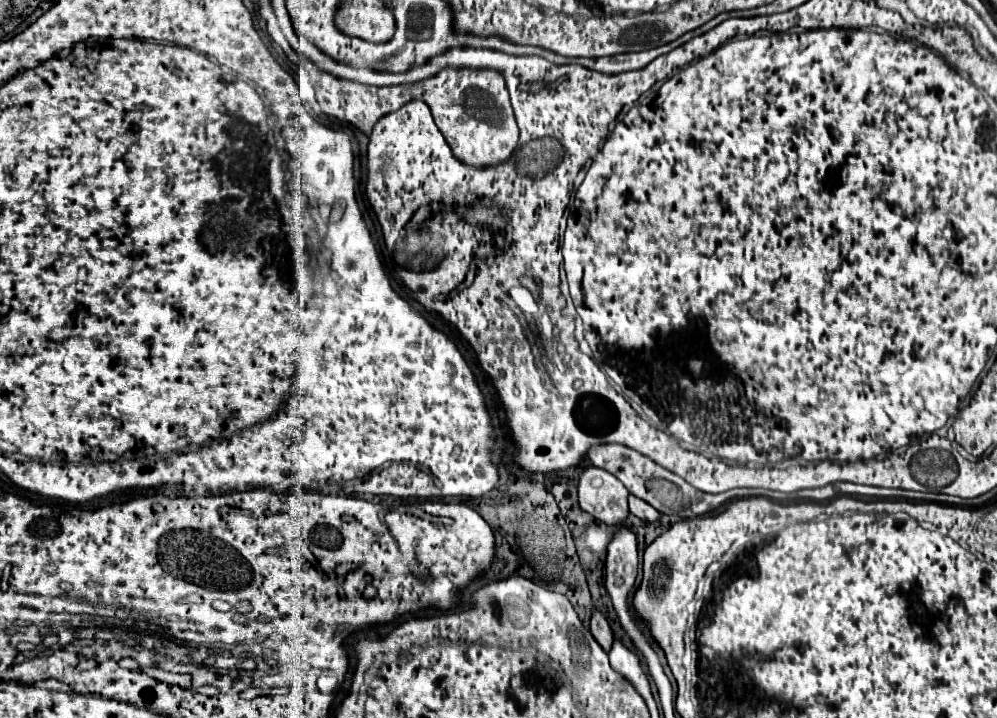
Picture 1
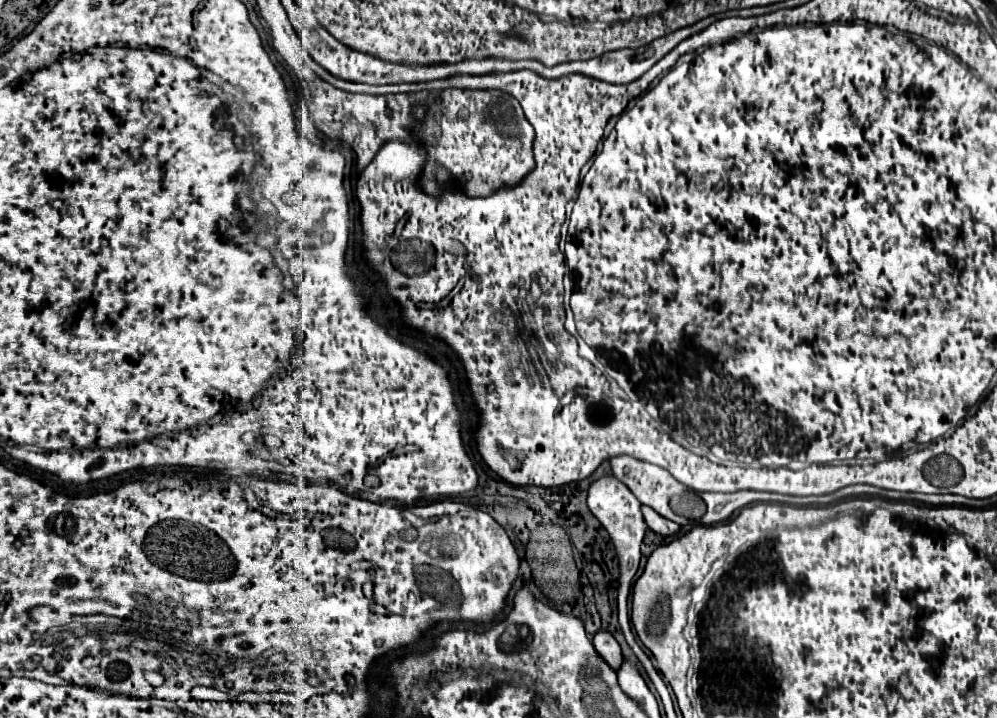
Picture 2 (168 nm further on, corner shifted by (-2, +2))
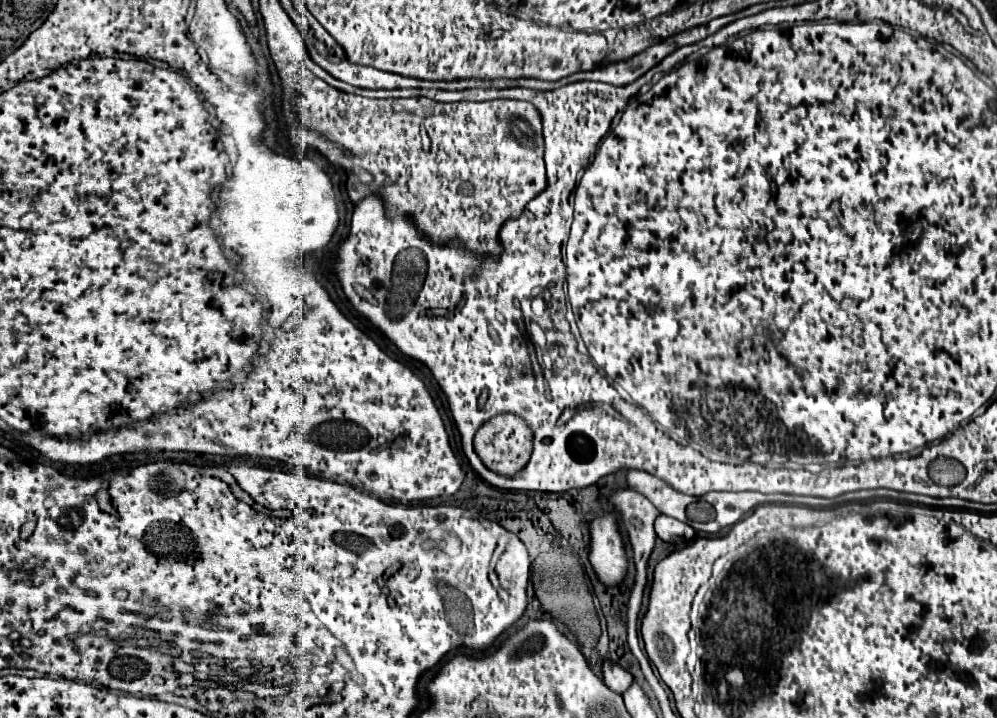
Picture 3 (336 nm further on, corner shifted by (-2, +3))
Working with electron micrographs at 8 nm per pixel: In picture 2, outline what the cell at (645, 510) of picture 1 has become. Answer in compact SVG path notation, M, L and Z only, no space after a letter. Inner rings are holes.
M642 507L642 513L644 513L644 519L646 519L646 525L654 531L654 533L658 533L658 535L674 535L674 533L678 533L680 531L680 525L678 523L674 523L674 521L670 521L670 519L666 519L666 517L662 517L662 515L658 515L654 509L650 509L650 507Z

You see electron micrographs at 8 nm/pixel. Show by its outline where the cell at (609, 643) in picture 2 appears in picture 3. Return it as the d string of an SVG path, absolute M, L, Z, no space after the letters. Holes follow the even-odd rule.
M606 658L602 664L602 676L604 676L604 682L610 688L614 688L614 692L618 694L622 694L634 680L628 670L624 670L618 662L612 662L610 658Z

